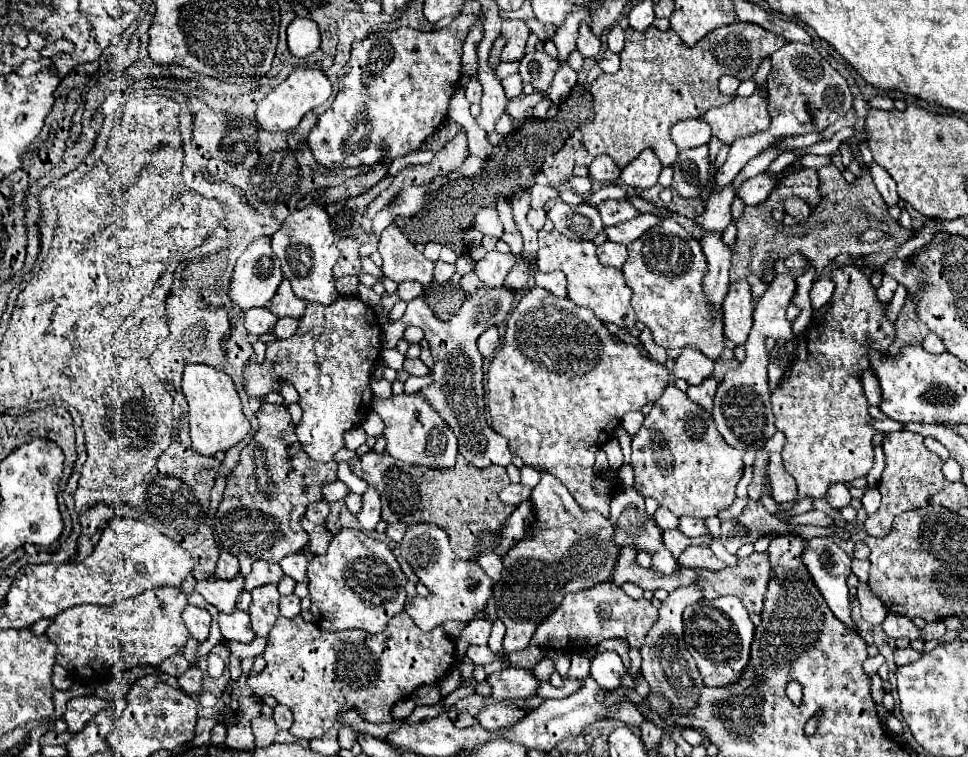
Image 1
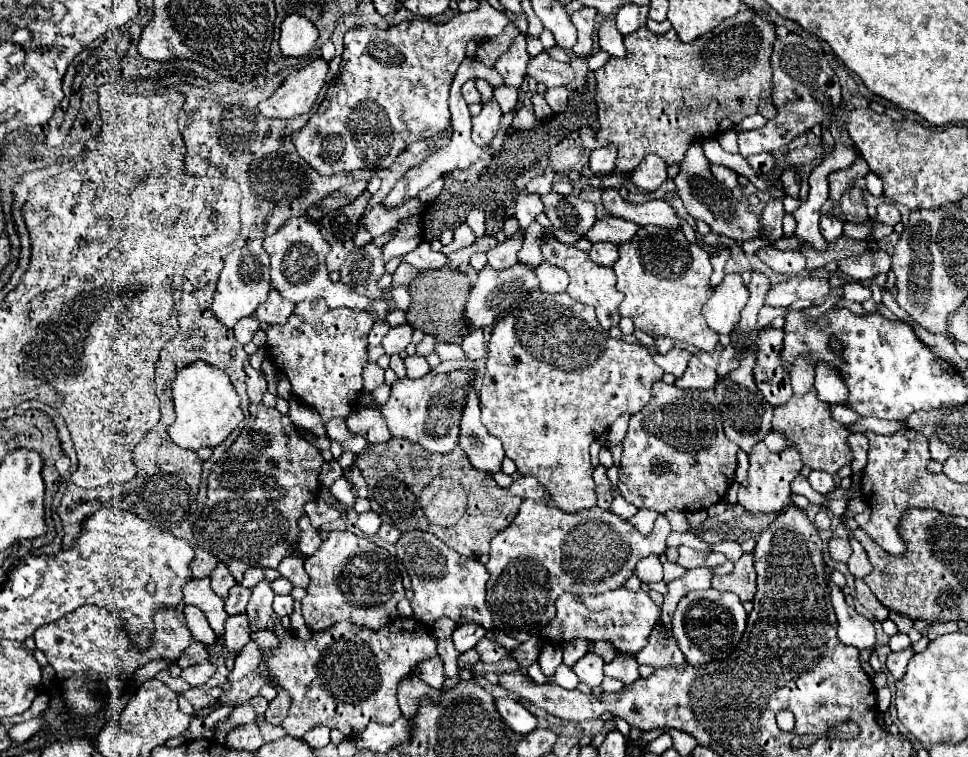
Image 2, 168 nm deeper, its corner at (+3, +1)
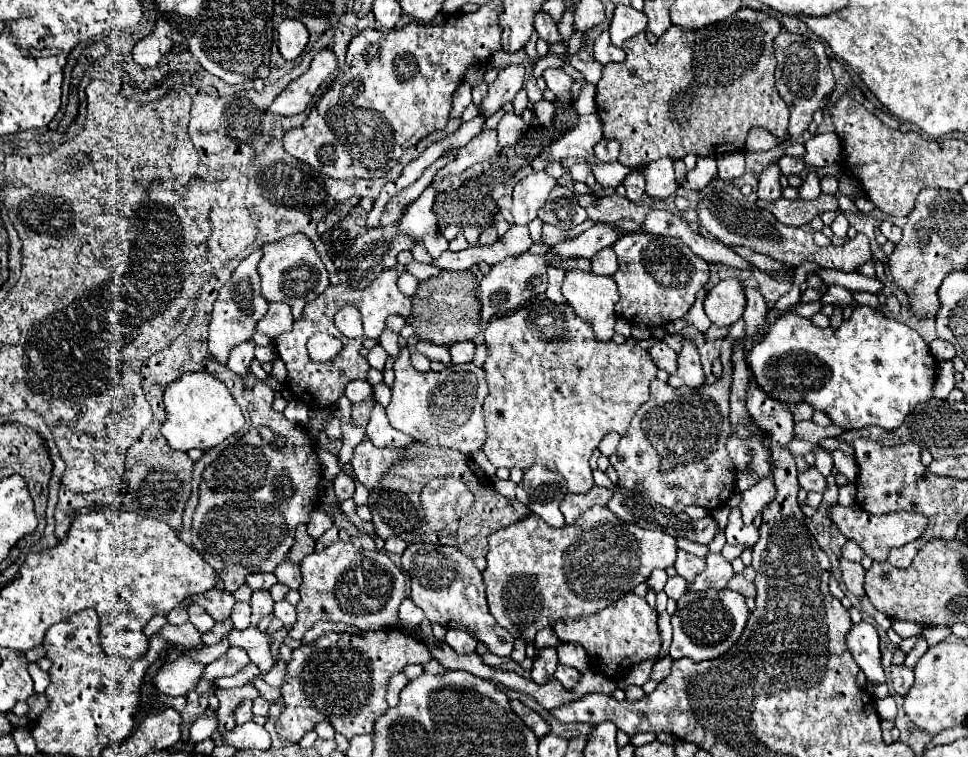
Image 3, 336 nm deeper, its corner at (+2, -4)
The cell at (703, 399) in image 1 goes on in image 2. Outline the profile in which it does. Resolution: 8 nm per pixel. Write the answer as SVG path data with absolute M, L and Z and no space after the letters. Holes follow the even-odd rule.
M694 356L690 360L684 376L676 380L676 386L692 388L692 390L710 390L710 388L714 388L716 380L718 380L718 374L712 368L702 366L700 360Z

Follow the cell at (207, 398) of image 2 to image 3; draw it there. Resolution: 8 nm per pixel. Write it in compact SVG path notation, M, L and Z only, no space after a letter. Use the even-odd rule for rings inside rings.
M205 371L187 373L177 381L169 383L163 393L163 403L167 417L161 425L161 433L167 439L167 443L177 451L207 451L223 443L229 435L237 433L245 423L245 417L235 399L231 397L227 385Z

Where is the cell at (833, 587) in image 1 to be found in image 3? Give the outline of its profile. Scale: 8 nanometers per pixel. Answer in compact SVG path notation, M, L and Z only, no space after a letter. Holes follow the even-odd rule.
M863 621L859 625L853 625L853 629L849 631L847 641L849 641L849 649L851 649L853 657L857 659L857 665L861 667L861 671L867 677L867 687L865 689L873 695L875 685L885 683L877 631L871 623Z

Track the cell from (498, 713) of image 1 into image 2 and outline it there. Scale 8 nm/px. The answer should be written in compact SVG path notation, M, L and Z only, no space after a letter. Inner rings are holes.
M502 696L496 702L496 710L500 712L502 720L512 728L512 732L516 734L528 734L536 728L536 718L514 698L510 696Z

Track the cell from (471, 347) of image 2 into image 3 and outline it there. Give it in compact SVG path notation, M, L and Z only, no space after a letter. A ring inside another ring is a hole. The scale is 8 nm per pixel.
M469 341L449 347L451 363L469 363L473 361L473 353L475 353L475 343L469 343Z

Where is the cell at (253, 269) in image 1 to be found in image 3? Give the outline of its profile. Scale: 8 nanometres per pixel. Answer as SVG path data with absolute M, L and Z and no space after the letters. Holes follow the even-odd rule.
M261 249L245 257L235 269L235 273L231 275L231 279L221 287L219 297L215 301L213 317L209 323L209 351L221 363L227 363L229 353L235 345L251 341L257 321L261 321L261 317L269 309L269 303L261 297L261 289L259 289L259 273L257 273L259 259L261 259Z

